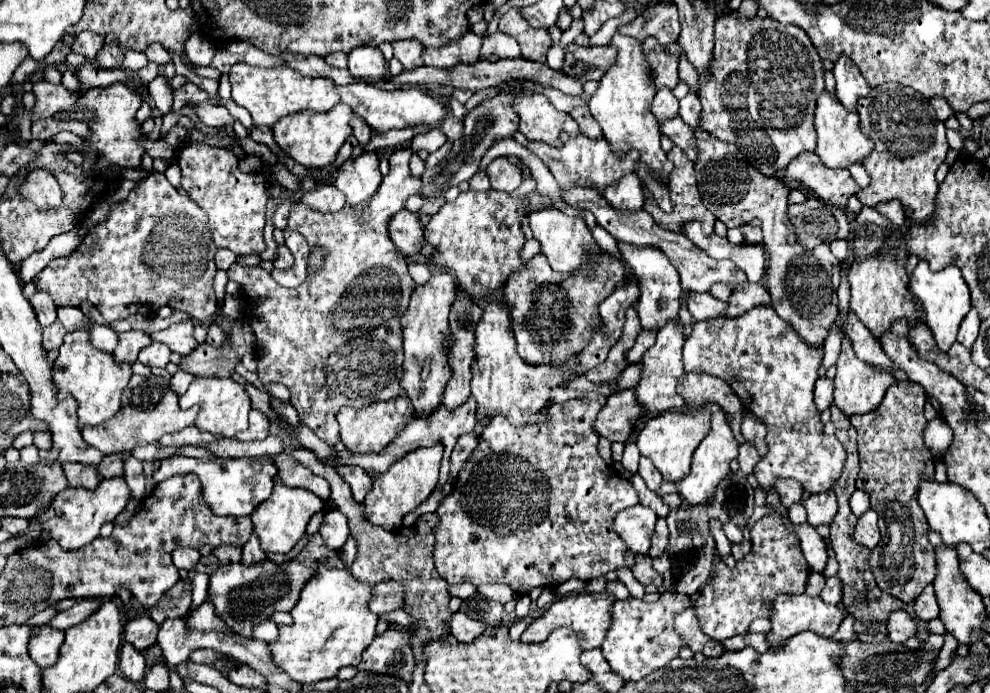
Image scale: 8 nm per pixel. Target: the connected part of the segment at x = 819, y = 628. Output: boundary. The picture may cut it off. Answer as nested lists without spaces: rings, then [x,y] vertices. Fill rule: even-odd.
[[[782,594],[778,596],[774,602],[774,616],[770,618],[772,622],[772,630],[768,632],[768,640],[772,646],[780,646],[782,640],[788,640],[790,636],[802,632],[802,630],[812,630],[820,636],[832,636],[840,622],[844,620],[846,612],[842,606],[832,606],[832,604],[824,604],[824,600],[818,596],[818,598],[812,598],[808,594],[800,594],[800,596],[788,596],[788,594]]]

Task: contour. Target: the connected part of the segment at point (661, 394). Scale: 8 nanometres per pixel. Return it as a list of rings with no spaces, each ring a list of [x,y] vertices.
[[[670,320],[664,328],[660,328],[656,344],[652,348],[648,348],[646,354],[642,356],[644,372],[642,372],[640,384],[636,386],[636,392],[638,392],[638,400],[644,408],[644,414],[664,412],[664,410],[670,410],[670,408],[682,408],[686,404],[686,400],[676,392],[676,386],[686,376],[686,370],[682,366],[684,340],[686,340],[684,324],[680,320]]]

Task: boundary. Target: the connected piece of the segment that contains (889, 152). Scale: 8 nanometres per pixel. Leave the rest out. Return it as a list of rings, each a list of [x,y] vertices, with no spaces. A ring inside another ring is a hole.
[[[882,84],[870,90],[868,96],[858,100],[858,114],[862,132],[874,142],[874,150],[862,160],[866,172],[870,174],[870,184],[862,188],[856,198],[866,206],[876,206],[878,202],[900,200],[904,208],[912,210],[910,222],[926,222],[936,204],[936,170],[944,162],[948,152],[946,128],[938,120],[928,98],[920,92],[902,84]]]

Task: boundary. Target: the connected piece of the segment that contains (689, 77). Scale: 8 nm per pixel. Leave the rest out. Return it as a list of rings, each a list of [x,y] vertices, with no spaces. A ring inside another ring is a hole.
[[[682,56],[682,58],[680,58],[680,78],[688,82],[688,86],[690,86],[690,90],[692,90],[692,92],[696,92],[696,86],[698,86],[696,68],[688,62],[688,58],[686,58],[686,56]]]

